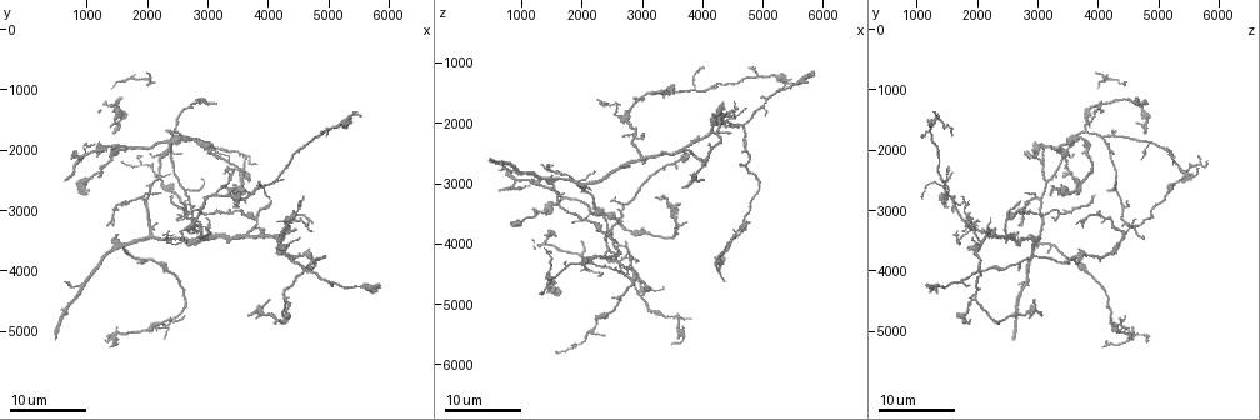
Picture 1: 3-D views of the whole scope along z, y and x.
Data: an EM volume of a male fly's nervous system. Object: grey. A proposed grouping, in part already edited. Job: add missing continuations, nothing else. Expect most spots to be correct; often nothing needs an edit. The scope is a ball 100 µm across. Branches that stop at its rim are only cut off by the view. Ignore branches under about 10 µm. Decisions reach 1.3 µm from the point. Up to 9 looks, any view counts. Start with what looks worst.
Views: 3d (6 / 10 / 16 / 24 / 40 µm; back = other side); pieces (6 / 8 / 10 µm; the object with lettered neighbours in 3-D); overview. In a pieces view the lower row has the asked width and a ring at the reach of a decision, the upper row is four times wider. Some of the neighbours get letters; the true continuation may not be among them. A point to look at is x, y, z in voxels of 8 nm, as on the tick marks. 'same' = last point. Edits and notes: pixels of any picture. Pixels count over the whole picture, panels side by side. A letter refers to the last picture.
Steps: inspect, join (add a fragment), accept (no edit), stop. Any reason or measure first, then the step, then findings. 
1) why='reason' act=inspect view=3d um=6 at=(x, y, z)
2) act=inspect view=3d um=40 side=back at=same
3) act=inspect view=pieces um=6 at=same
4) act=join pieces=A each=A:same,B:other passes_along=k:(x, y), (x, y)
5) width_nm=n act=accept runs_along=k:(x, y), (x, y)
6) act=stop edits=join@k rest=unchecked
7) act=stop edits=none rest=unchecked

why='an open end' act=inspect view=3d um=16 at=(4000, 2900, 2700)

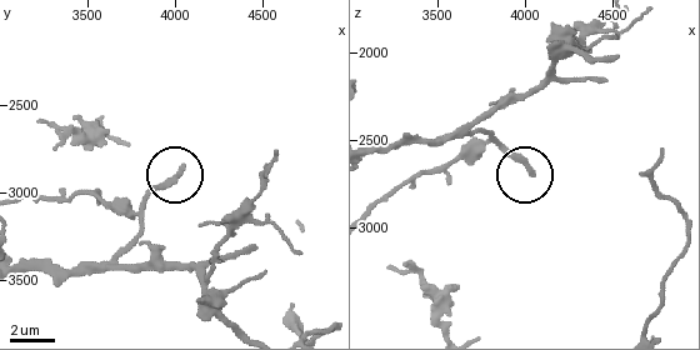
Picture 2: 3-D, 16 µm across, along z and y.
act=inspect view=pieces um=6 at=(4040, 2880, 2680)

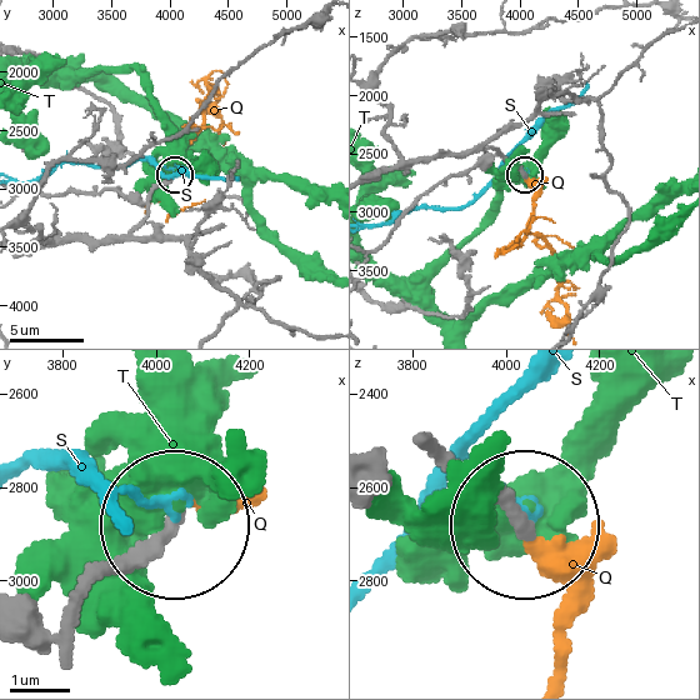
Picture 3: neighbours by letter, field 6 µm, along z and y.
act=join pieces=Q each=Q:same,S:other,T:other passes_along=3:(433, 441), (561, 585), (566, 675) found='it goes on there'

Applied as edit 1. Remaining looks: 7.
act=inspect view=overview

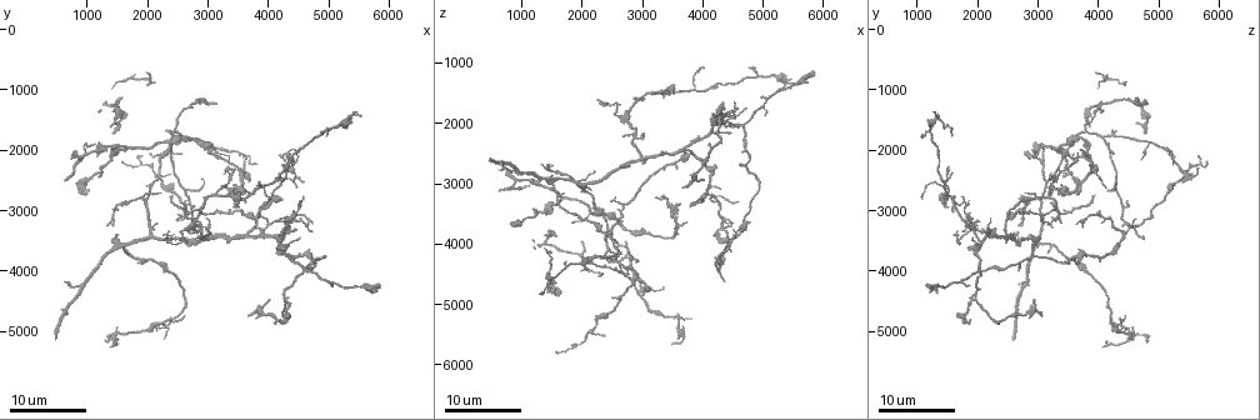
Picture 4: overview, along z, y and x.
why='free end' act=inspect view=3d um=16 at=(2350, 2750, 3900)

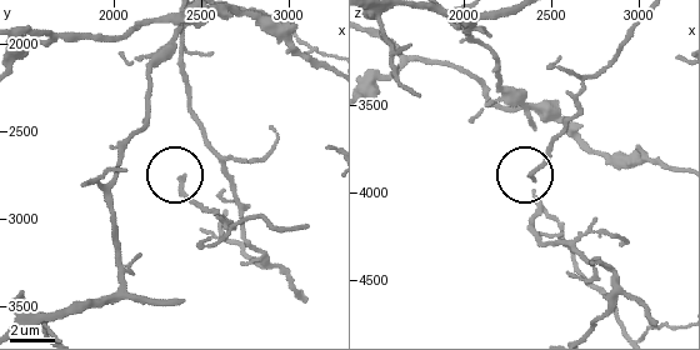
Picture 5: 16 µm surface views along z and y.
act=inspect view=pieces um=10 at=same

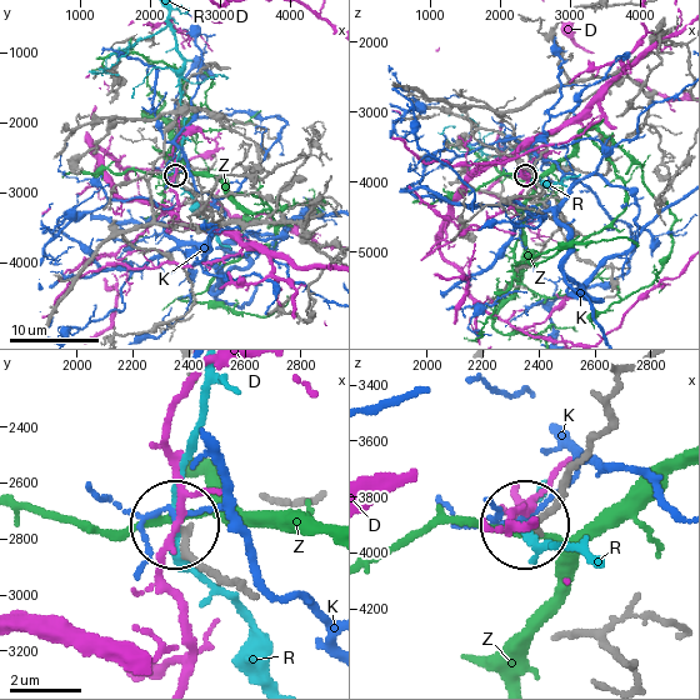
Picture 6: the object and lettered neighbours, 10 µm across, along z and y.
act=accept each=D:other,K:other,R:other,Z:other runs_along=6:(246, 590), (213, 575), (180, 526) found='none of them fits'

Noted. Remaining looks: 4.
why='tapers out' act=inspect view=3d um=16 at=(4450, 3300, 2150)

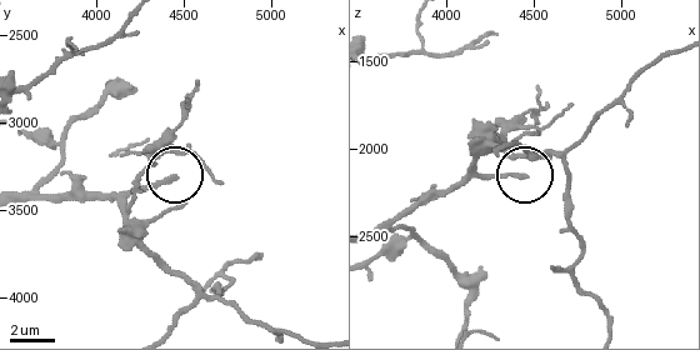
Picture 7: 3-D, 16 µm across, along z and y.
act=inspect view=pieces um=6 at=(4460, 3320, 2160)

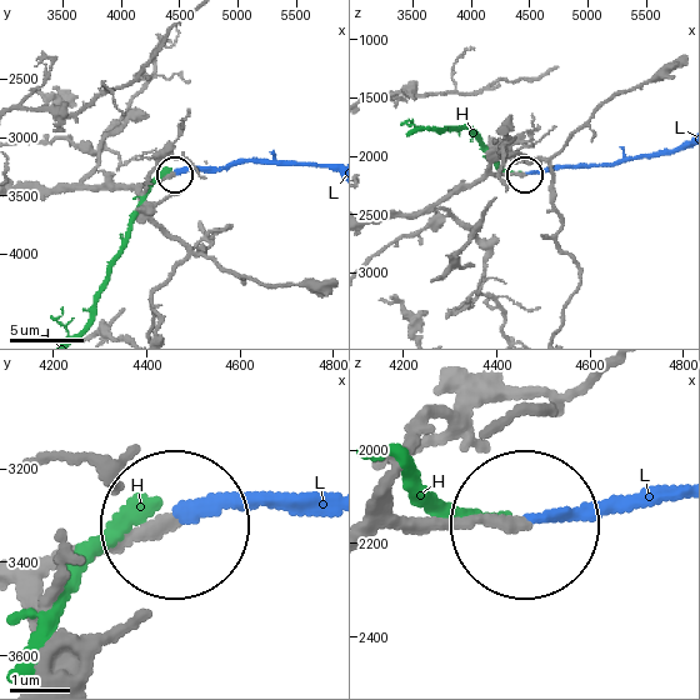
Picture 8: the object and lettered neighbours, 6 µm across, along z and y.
act=join pieces=L each=H:other,L:same passes_along=8:(370, 539), (669, 499) found='the cell continues'

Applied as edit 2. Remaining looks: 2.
act=stop edits=join@3,join@8 rest=unchecked

